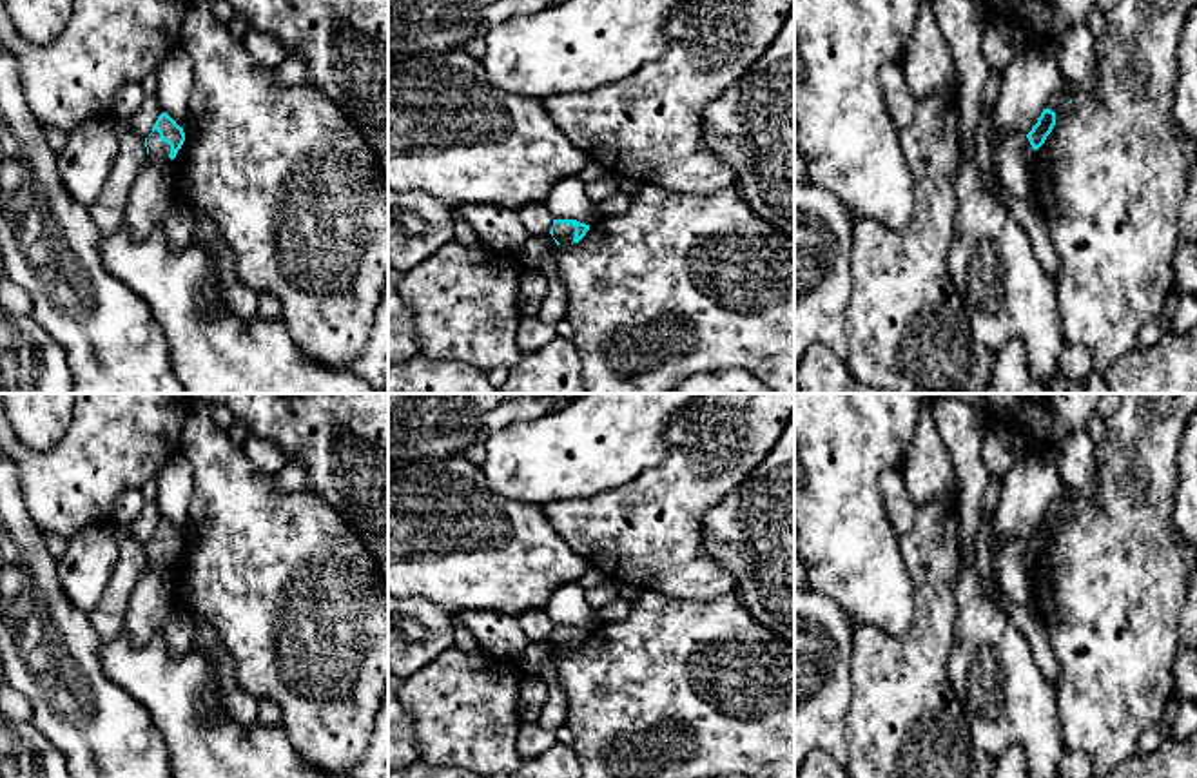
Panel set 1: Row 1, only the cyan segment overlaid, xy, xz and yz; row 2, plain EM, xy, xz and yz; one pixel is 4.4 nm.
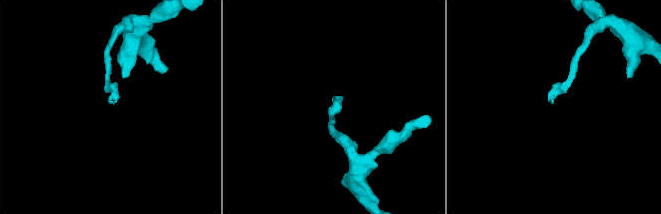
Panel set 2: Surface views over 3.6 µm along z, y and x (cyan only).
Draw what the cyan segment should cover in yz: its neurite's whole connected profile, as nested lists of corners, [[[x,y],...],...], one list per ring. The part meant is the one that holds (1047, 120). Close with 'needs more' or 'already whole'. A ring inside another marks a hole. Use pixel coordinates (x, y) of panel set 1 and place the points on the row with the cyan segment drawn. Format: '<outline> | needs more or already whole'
[[[1043,109],[1041,116],[1037,118],[1037,123],[1027,134],[1034,151],[1037,151],[1045,143],[1054,125],[1056,125],[1056,112],[1050,109]]] | already whole

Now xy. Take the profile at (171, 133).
[[[161,112],[152,127],[152,132],[154,131],[160,132],[161,141],[170,145],[169,158],[174,160],[185,141],[183,127],[180,127],[167,112]]] | already whole

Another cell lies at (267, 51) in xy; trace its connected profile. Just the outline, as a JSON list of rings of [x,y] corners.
[[[248,29],[248,33],[241,40],[247,53],[261,67],[274,71],[288,56],[276,36],[265,34],[261,31]]]

